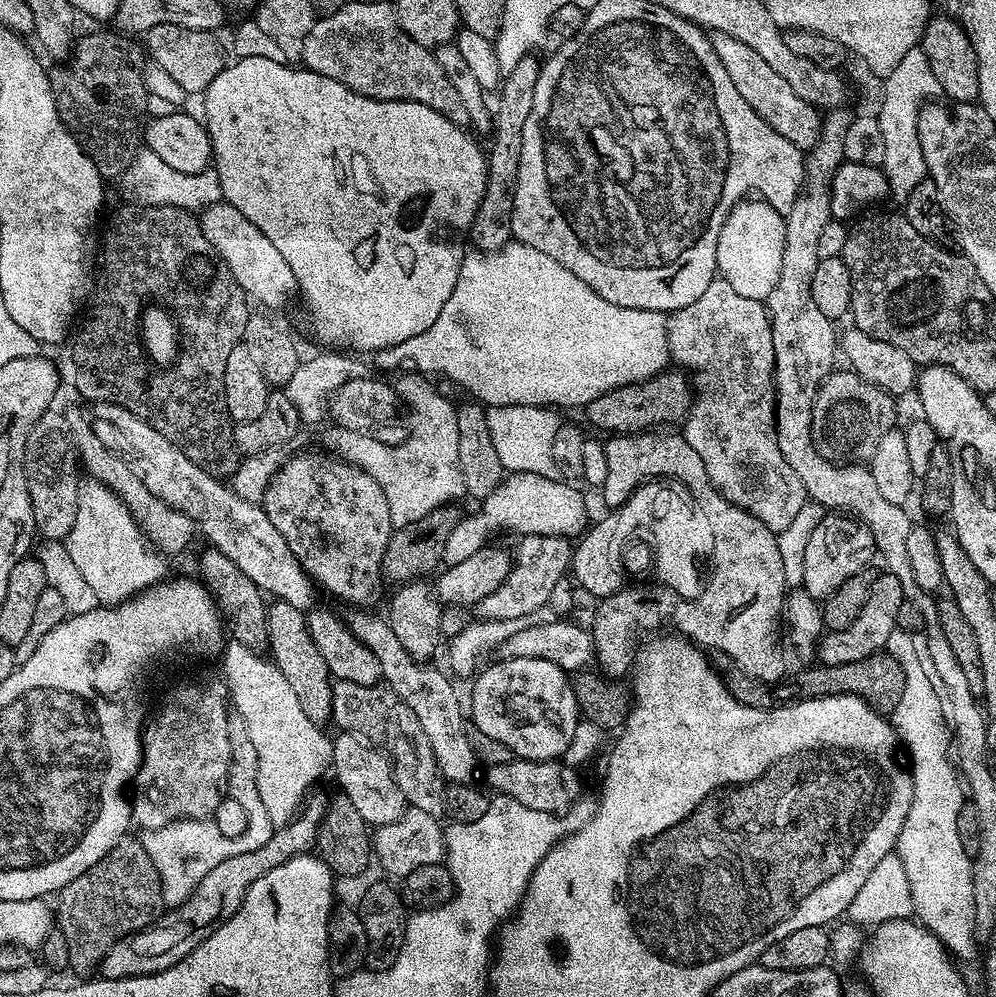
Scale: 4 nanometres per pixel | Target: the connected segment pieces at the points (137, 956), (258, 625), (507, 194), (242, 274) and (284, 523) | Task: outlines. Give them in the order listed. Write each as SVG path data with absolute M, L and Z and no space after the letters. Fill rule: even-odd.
M315 794L309 795L300 811L296 813L296 817L290 823L281 824L273 831L266 846L246 854L231 856L226 858L226 862L218 862L218 866L214 866L214 870L210 870L210 874L202 878L202 882L186 902L165 911L164 915L150 927L114 942L114 946L110 946L110 950L106 950L106 954L100 960L99 975L106 980L117 980L123 976L145 976L182 962L186 954L190 954L202 942L206 942L206 938L210 938L210 934L214 934L218 926L225 924L240 909L245 894L254 882L258 882L258 878L262 878L290 858L305 855L311 849L308 847L311 844L313 847L317 843L320 824L324 821L328 805L327 799L323 800Z
M211 546L205 547L205 549L200 556L198 576L208 587L208 591L216 597L216 607L221 617L226 618L230 625L231 639L235 643L257 650L267 649L268 604L265 593L261 592L257 584L250 582L250 578L246 578L246 574L242 574L242 570L238 570L238 566L234 566L234 562L230 562L230 558L226 558L226 554L222 554ZM230 623L232 623L232 628Z
M535 55L522 58L514 70L503 77L498 89L500 105L494 108L494 131L491 133L492 149L487 149L488 189L478 206L478 214L474 214L472 227L467 229L466 236L471 247L478 252L497 252L502 250L513 239L512 211L514 210L514 194L518 166L522 158L522 129L526 126L526 118L530 118L530 110L534 106L534 86L538 82L541 61Z
M213 202L199 213L198 219L206 240L210 242L219 259L229 267L230 274L242 286L245 297L257 300L257 305L268 310L280 310L280 307L293 295L297 295L294 270L282 258L278 246L242 214L233 204L227 202Z
M319 451L300 452L290 457L285 464L283 461L268 479L262 507L270 522L274 522L275 528L286 540L286 546L290 546L313 581L321 589L324 587L336 596L345 596L356 603L353 605L360 606L363 605L360 603L364 596L374 595L376 587L382 584L380 563L394 531L390 522L390 506L386 506L386 494L382 494L382 486L378 486L370 474L349 460L341 460L331 451Z

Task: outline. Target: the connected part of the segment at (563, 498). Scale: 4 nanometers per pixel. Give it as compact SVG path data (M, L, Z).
M514 472L505 475L504 481L494 490L494 494L479 501L477 508L480 509L473 516L465 515L458 522L458 526L450 530L446 538L443 563L449 566L474 556L491 541L488 540L491 536L498 535L500 531L516 532L517 537L579 537L590 524L588 508L584 505L579 490L571 488L568 484L571 483L560 478L551 480L542 474L530 474L529 472Z

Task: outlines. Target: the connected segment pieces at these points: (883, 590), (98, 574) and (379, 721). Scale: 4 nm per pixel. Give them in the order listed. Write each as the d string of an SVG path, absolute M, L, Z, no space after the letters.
M885 571L877 575L874 586L870 590L870 598L866 598L866 606L862 606L862 614L854 618L854 622L845 632L825 631L818 641L819 663L830 666L842 666L842 662L859 662L862 658L870 658L870 654L887 649L890 634L894 634L898 622L898 609L905 600L902 582L893 572Z
M81 479L78 518L74 518L74 530L70 530L66 543L70 558L78 570L82 570L82 576L86 582L90 582L94 594L98 594L100 603L104 606L129 600L153 584L161 583L169 575L169 561L136 525L136 519L119 494L102 480Z
M336 680L332 685L331 723L386 753L396 775L398 790L411 807L437 818L445 815L446 781L434 758L434 750L430 750L430 742L414 710L410 710L392 688L383 683L362 686L358 682Z

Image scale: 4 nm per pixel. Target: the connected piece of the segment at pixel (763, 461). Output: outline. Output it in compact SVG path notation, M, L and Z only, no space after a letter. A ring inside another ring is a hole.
M717 278L690 306L671 313L667 322L671 363L694 377L692 409L682 421L684 440L694 446L702 466L706 466L706 474L710 474L710 482L731 504L754 514L771 532L786 530L809 495L802 486L802 478L790 470L778 448L774 342L765 301L745 298L732 289L730 282Z

